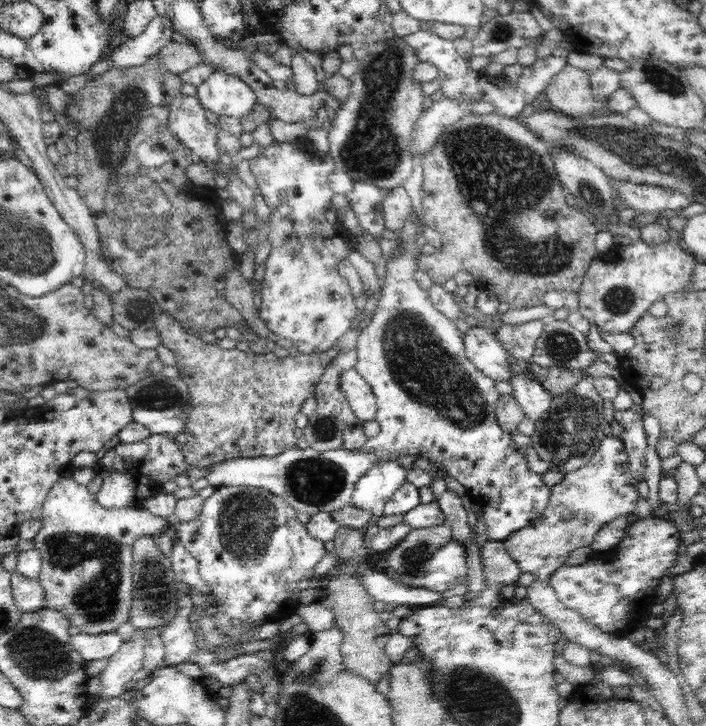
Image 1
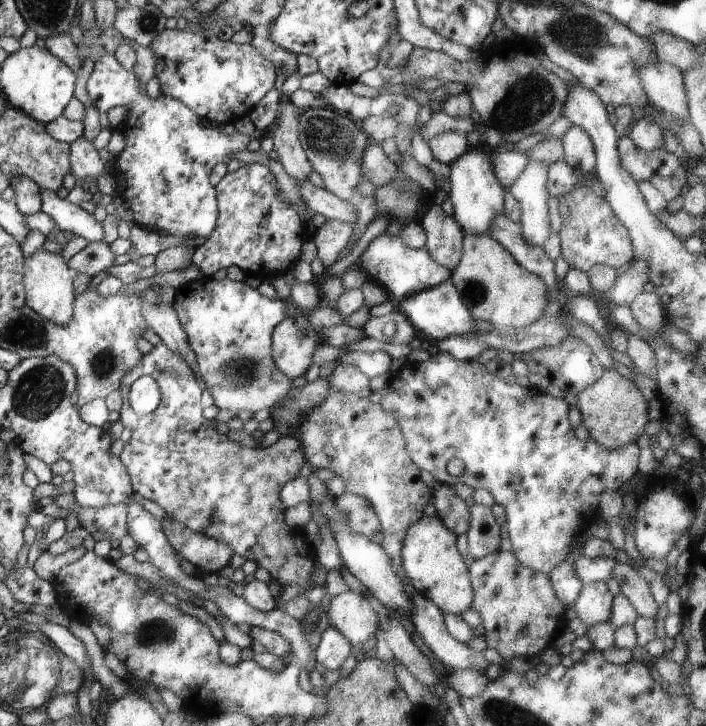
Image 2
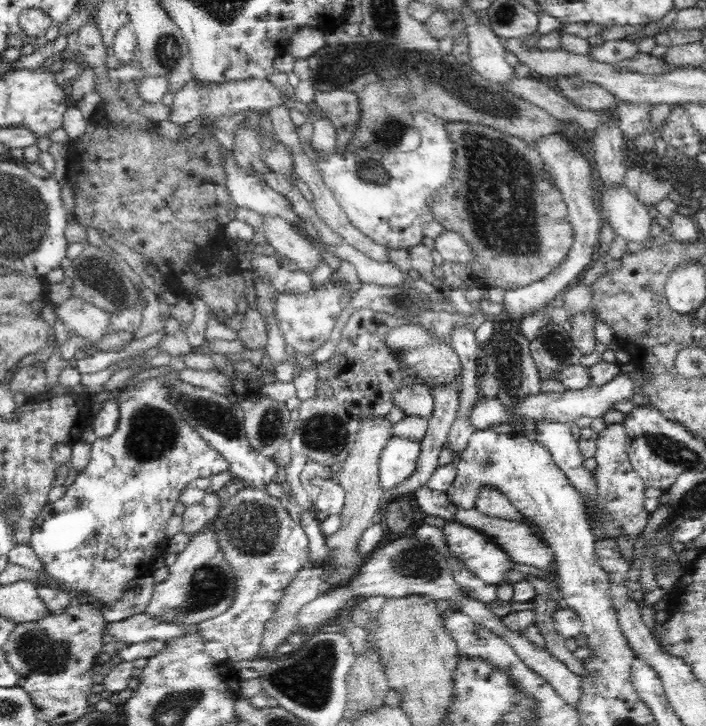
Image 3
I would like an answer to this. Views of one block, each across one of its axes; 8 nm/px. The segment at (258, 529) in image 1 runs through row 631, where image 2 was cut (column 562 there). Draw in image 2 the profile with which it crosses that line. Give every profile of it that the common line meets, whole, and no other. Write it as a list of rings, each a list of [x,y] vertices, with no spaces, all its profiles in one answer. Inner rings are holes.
[[[575,187],[565,198],[570,212],[563,218],[559,235],[562,240],[562,258],[570,268],[588,272],[591,267],[602,264],[620,271],[622,264],[628,266],[630,258],[634,258],[629,230],[622,225],[609,202],[586,187]]]

